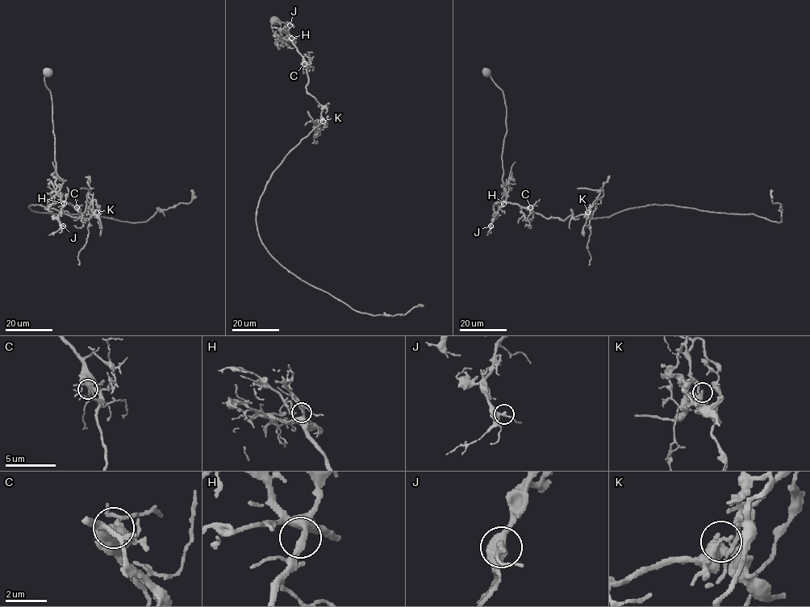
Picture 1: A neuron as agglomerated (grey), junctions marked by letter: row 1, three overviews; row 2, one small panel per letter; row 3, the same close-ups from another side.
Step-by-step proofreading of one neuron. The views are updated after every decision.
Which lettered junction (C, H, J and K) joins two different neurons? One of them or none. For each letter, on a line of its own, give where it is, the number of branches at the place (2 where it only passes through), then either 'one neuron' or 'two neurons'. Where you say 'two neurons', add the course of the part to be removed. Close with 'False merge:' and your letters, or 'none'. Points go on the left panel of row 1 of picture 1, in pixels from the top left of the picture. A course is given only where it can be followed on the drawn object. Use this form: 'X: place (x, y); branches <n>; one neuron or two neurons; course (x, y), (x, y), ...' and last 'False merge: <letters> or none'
C: place (77, 207); branches 2; one neuron
H: place (64, 203); branches 2; one neuron
J: place (63, 226); branches 2; one neuron
K: place (96, 212); branches 2; two neurons; course (96, 212), (91, 202), (88, 210), (89, 234), (77, 257), (79, 265)
False merge: K

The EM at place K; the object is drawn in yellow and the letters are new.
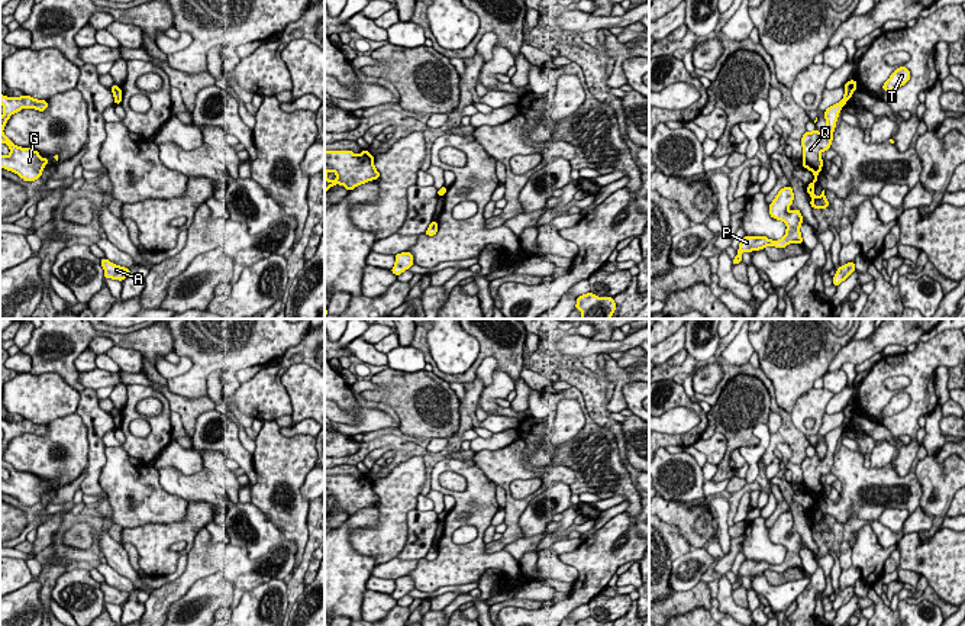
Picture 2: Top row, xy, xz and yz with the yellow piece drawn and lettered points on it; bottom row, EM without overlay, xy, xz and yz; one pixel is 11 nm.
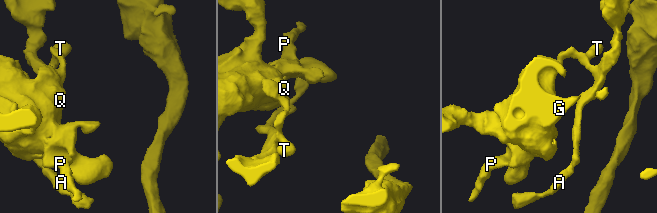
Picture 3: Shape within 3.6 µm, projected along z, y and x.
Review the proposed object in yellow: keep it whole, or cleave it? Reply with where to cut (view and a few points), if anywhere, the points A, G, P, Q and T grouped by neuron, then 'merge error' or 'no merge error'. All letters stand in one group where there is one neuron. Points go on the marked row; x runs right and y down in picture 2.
cut yz (845, 93), (851, 96); groups A T / G P Q; merge error

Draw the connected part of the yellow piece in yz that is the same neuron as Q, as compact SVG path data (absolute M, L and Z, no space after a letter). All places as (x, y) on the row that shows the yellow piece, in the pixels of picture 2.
M845 94L839 103L824 110L826 130L823 133L814 129L813 132L806 132L800 141L803 146L803 168L810 170L814 175L814 180L807 185L807 194L811 196L811 209L826 209L830 206L827 199L824 197L824 190L819 197L814 196L814 183L817 181L817 175L823 167L820 154L830 149L837 116L849 97L849 94Z

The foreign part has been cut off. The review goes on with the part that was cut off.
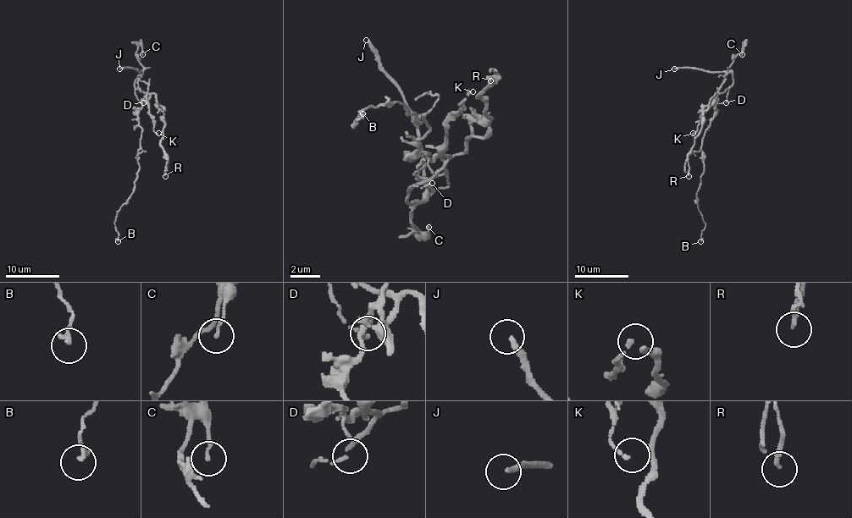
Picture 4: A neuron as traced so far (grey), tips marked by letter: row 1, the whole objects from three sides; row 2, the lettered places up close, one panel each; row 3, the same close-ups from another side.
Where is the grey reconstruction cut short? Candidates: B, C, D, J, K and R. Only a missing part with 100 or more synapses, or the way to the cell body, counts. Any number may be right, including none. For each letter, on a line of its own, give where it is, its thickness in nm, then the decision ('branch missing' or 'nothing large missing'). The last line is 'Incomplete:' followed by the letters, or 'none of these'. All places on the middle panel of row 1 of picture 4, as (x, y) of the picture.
B: (362, 113) | 170 nm | nothing large missing
C: (428, 227) | 140 nm | nothing large missing
D: (432, 183) | 130 nm | nothing large missing
J: (366, 40) | 240 nm | branch missing
K: (473, 91) | 120 nm | nothing large missing
R: (490, 80) | 120 nm | nothing large missing
Incomplete: J

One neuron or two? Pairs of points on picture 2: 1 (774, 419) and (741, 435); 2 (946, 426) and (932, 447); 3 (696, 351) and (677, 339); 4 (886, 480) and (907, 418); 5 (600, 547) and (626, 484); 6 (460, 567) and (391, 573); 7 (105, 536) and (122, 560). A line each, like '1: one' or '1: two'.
1: two
2: two
3: two
4: two
5: two
6: two
7: one

